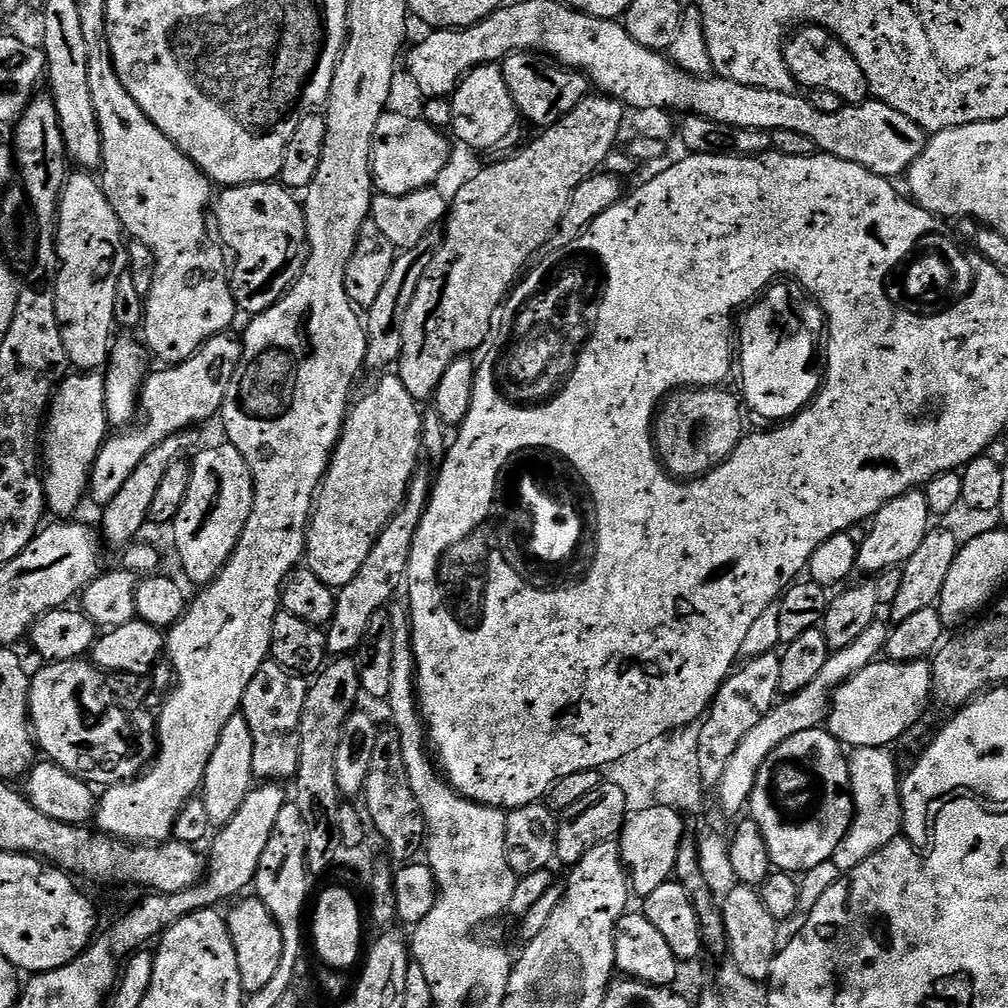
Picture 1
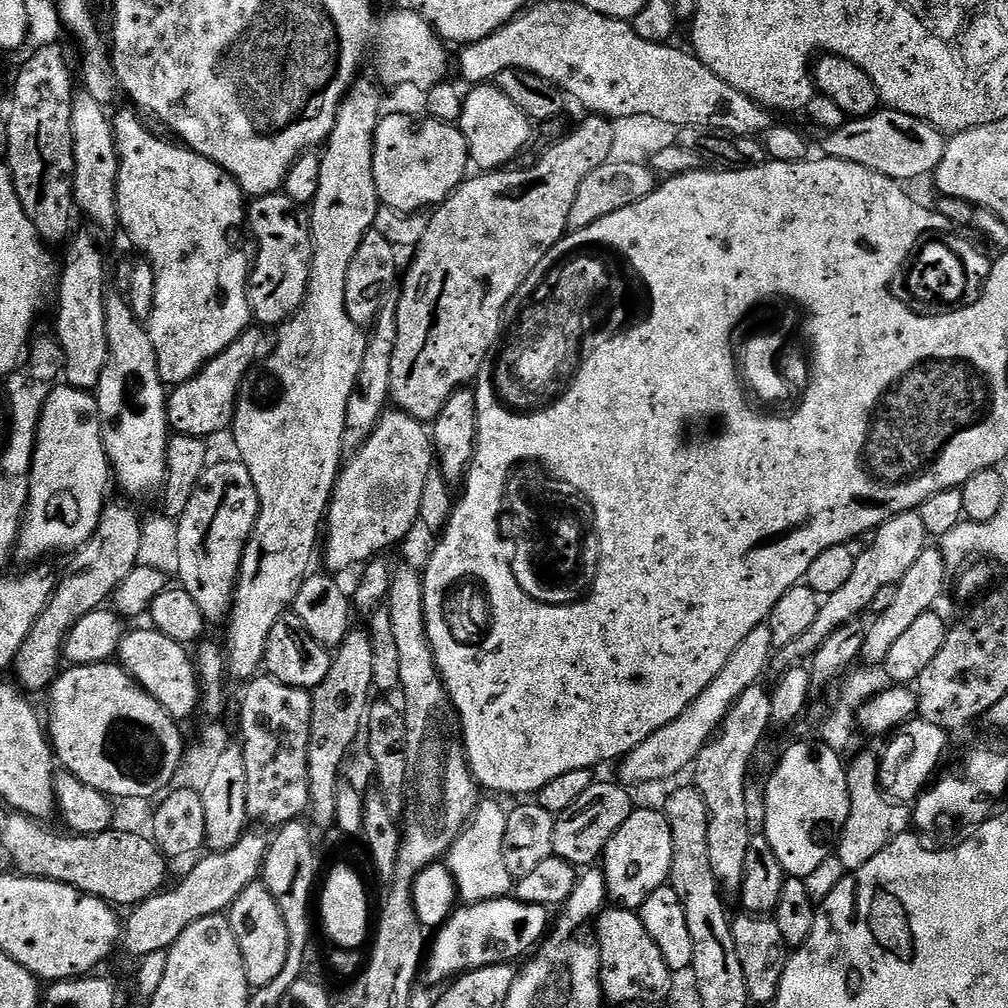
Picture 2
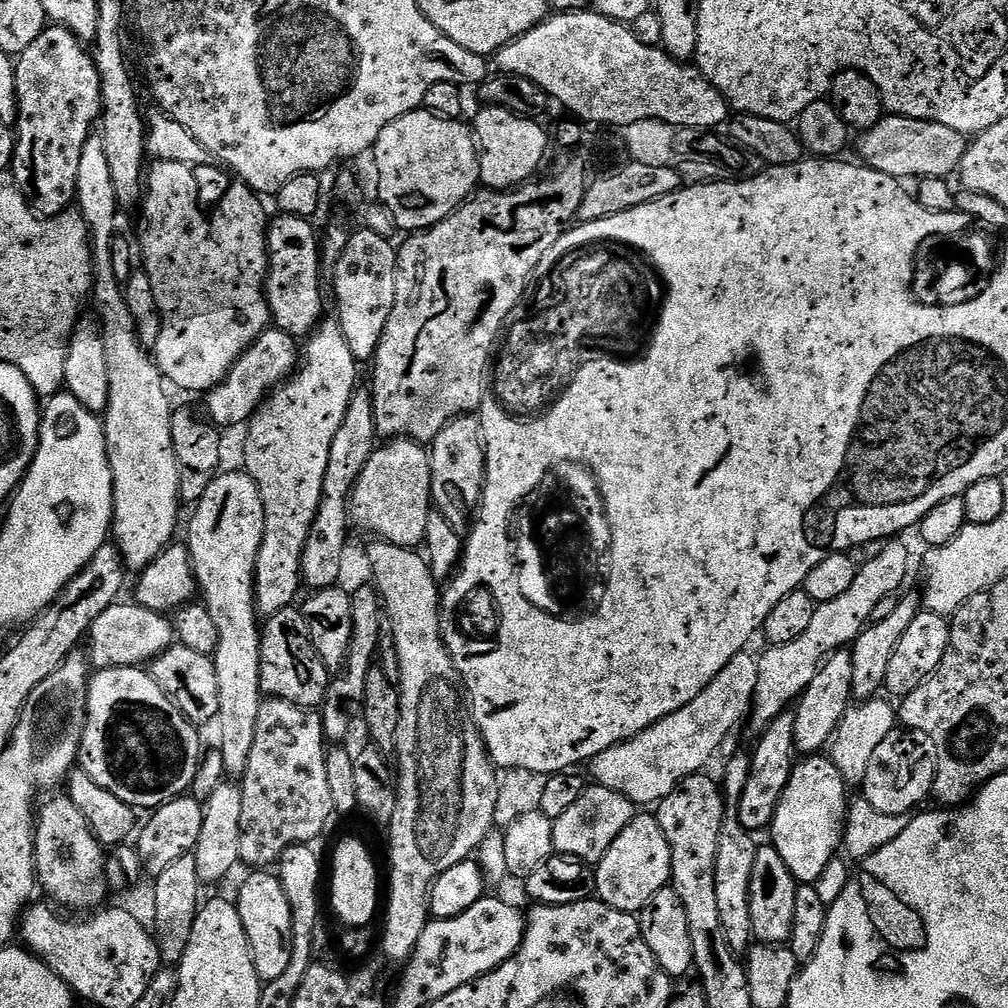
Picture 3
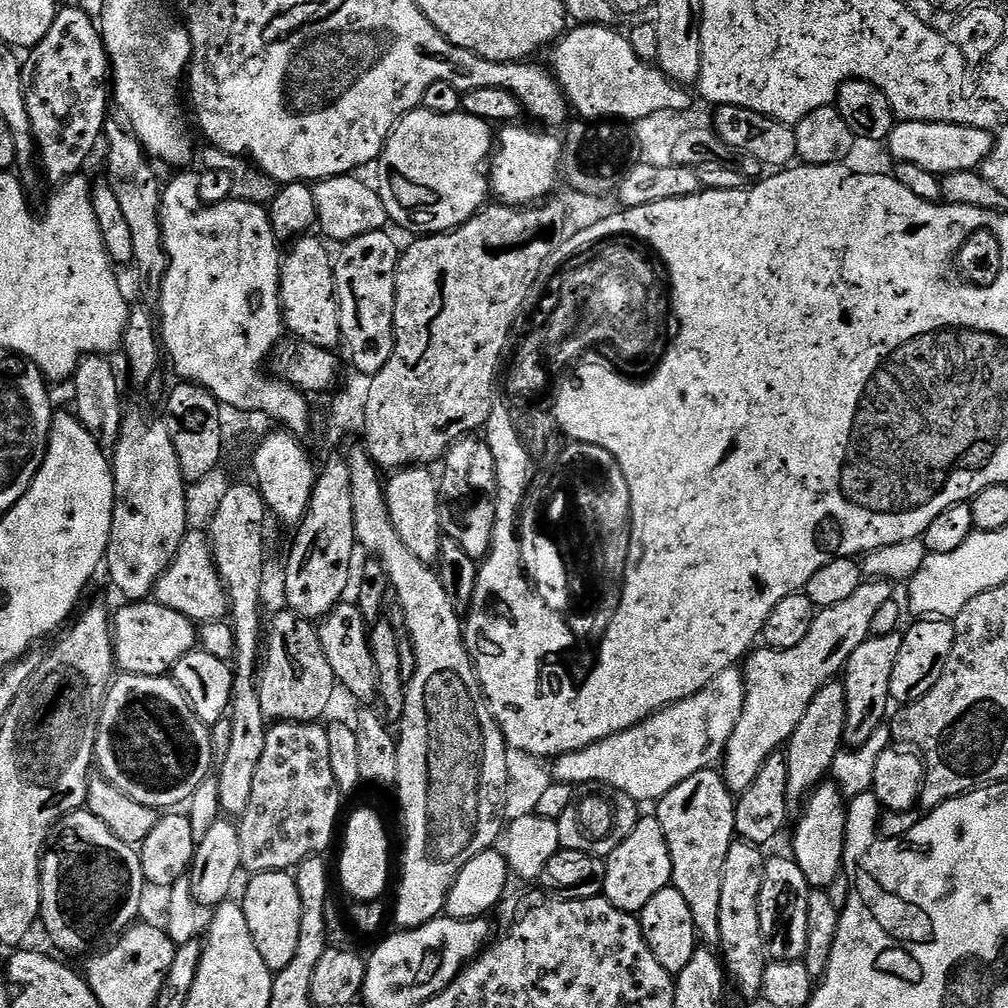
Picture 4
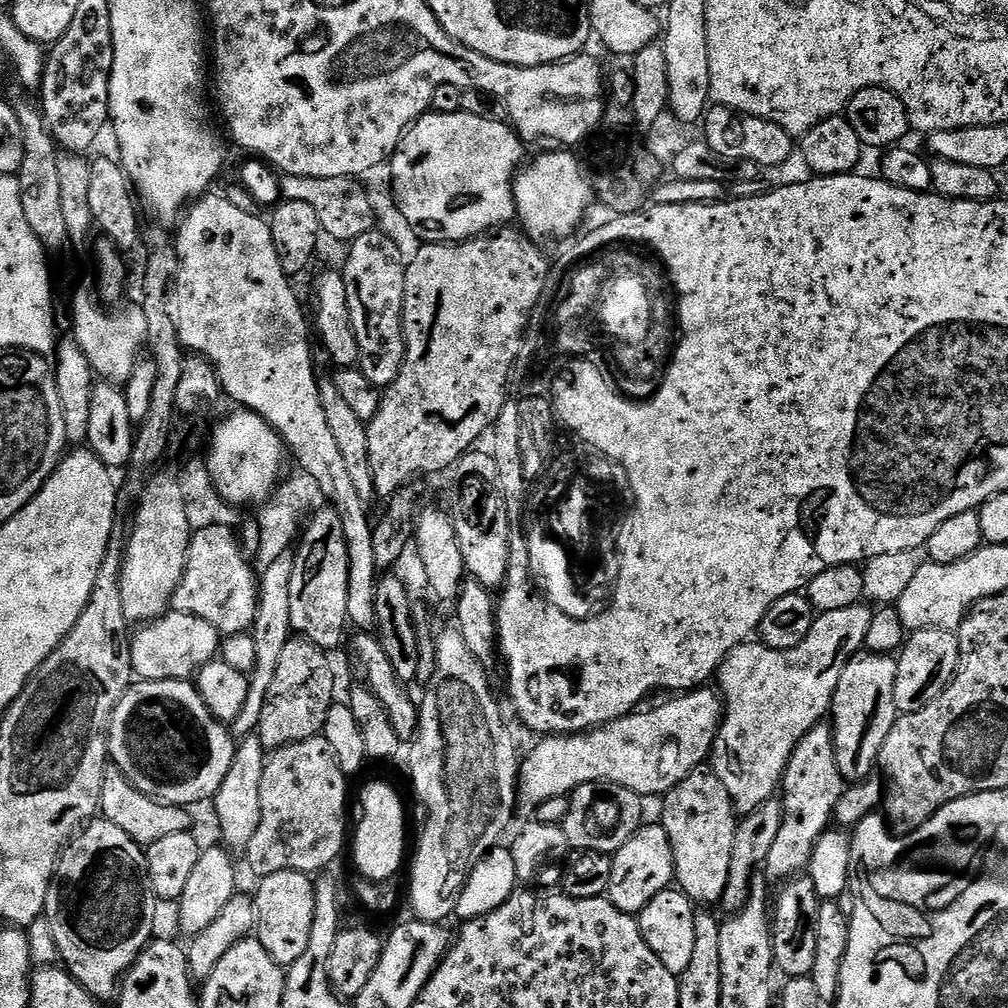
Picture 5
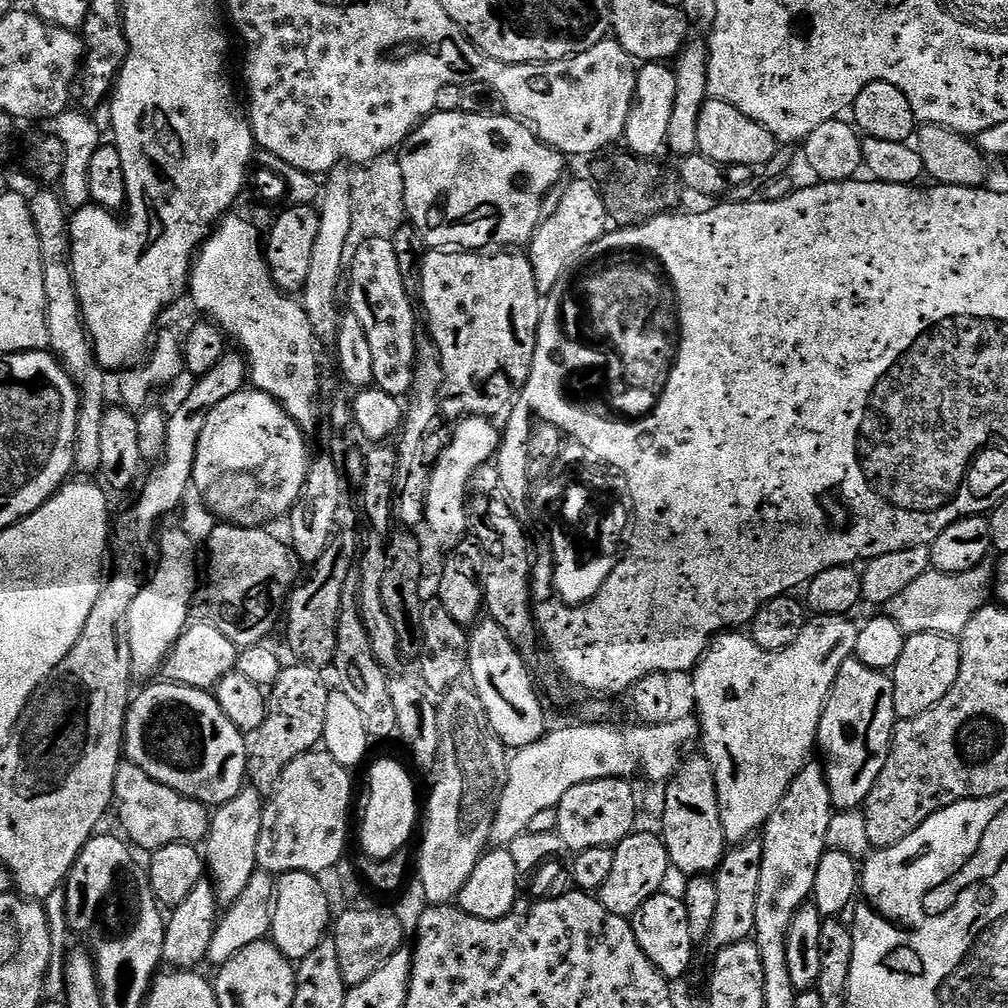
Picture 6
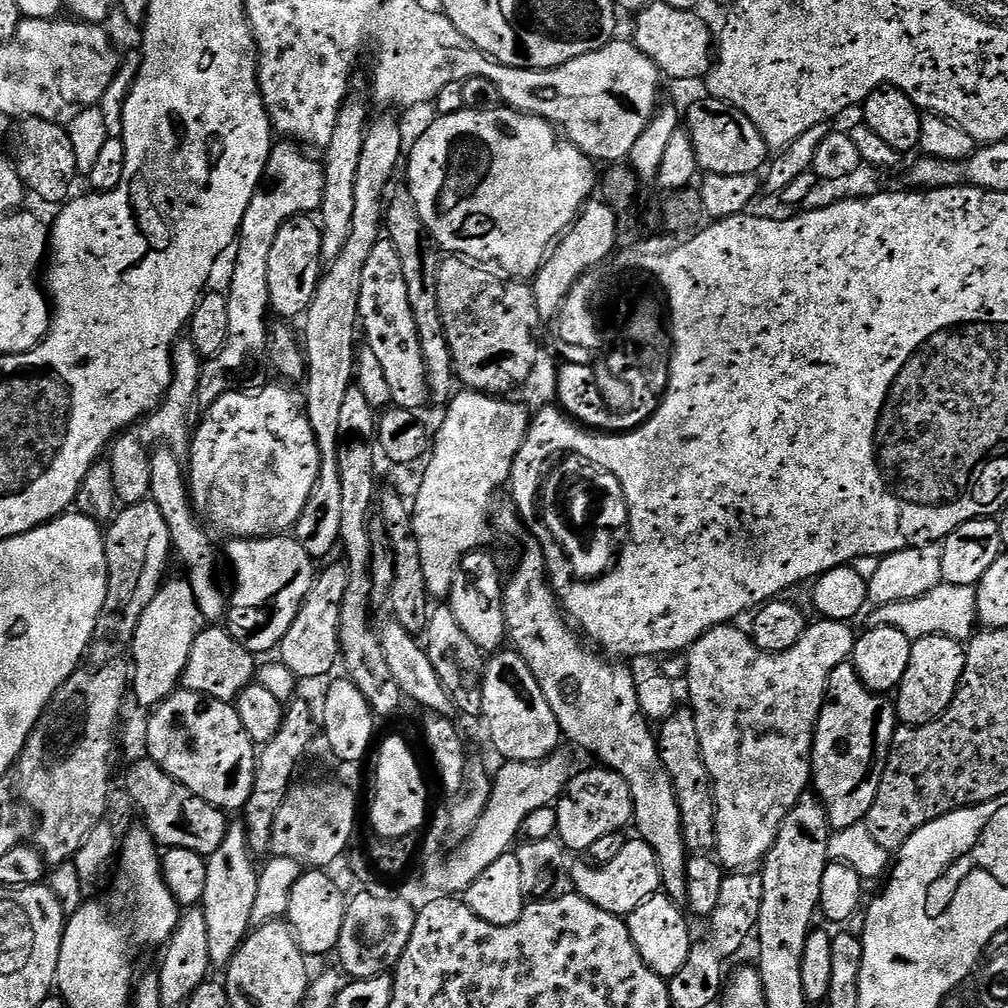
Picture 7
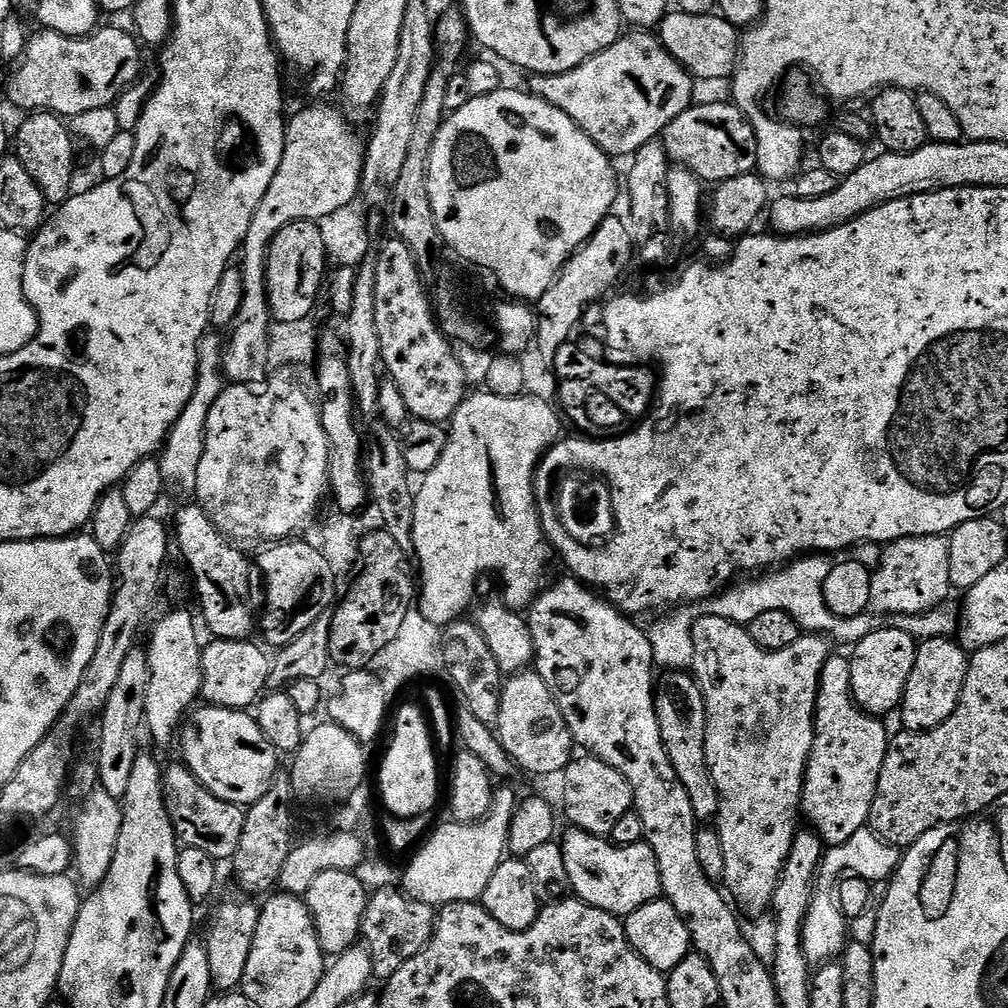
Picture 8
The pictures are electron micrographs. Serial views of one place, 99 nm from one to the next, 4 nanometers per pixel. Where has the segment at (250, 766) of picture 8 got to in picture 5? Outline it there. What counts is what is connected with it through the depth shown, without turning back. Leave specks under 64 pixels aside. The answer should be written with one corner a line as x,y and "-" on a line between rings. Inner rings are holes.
140,680
133,683
132,687
126,690
126,694
122,694
122,698
108,723
108,755
111,763
131,784
138,790
142,790
142,794
155,800
162,800
166,804
193,806
192,804
198,803
199,800
211,801
222,786
222,778
226,778
226,774
230,770
230,762
234,762
236,745
237,741
232,739
231,731
221,721
216,720
214,714
210,714
206,702
200,696
199,688
192,680

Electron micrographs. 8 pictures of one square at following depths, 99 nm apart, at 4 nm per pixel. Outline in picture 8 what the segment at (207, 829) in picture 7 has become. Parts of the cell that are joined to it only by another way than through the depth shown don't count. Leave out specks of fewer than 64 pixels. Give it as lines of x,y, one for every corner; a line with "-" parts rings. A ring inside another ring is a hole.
180,762
166,768
166,788
170,793
172,825
177,841
185,848
203,850
217,862
231,861
242,842
245,809
238,804
222,802
222,798
214,798
214,794
199,784

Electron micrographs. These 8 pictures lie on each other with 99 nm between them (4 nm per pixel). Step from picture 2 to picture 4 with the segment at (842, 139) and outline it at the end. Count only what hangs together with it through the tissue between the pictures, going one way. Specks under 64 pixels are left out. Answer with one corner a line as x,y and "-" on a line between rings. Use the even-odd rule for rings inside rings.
905,120
892,129
886,143
893,161
913,163
932,172
936,177
943,178
962,170
977,171
984,159
992,153
994,136
991,131
976,129
970,125

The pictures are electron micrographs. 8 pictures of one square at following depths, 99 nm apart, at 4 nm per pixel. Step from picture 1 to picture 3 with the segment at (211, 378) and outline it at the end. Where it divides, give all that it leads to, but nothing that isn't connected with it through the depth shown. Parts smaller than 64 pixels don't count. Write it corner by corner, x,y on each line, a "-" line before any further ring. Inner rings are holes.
275,326
265,328
264,333
234,362
223,382
216,384
206,393
205,400
208,401
205,402
203,411
207,419
219,429
234,426
235,423
247,424
264,397
273,388
283,384
297,367
297,337

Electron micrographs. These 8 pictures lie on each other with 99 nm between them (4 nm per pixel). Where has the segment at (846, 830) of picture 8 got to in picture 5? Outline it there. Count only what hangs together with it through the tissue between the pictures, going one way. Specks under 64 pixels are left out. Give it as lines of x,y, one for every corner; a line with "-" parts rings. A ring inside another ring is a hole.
867,650
850,657
842,670
842,678
838,678
830,723
838,770
846,782
869,779
877,771
882,742
886,742
886,734
890,734
898,715
894,702
894,678
898,678
896,656

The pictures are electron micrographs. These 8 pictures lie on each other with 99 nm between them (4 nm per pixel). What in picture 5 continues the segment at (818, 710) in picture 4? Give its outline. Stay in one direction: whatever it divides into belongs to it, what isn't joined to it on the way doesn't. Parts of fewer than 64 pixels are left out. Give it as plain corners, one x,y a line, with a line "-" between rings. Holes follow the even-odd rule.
828,722
818,723
802,738
802,742
798,742
798,746
794,746
790,762
786,762
782,781
782,826
779,827
778,838
774,838
774,846
762,865
769,881
790,880
807,869
818,838
829,831
833,823
834,813
845,787
846,781
842,778
836,761
832,725

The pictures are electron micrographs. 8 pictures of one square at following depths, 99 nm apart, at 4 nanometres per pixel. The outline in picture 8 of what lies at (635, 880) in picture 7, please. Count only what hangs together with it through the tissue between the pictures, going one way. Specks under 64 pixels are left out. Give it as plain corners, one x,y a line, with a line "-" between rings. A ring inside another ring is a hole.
569,827
565,834
560,849
562,858
566,858
566,874
570,874
570,889
574,893
575,899
586,902
598,910
606,910
611,916
621,918
629,916
638,906
646,906
651,900
661,899
660,875
658,874
658,858
654,850
643,842
634,846
622,846
619,848
612,843
611,839
591,836
589,832
584,832
580,828

